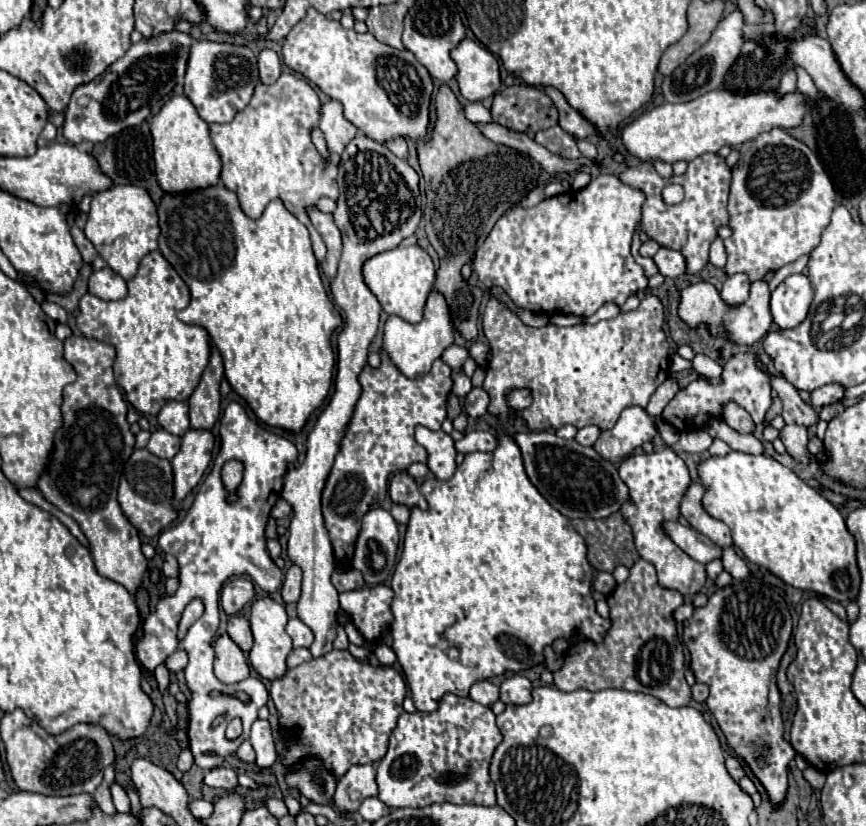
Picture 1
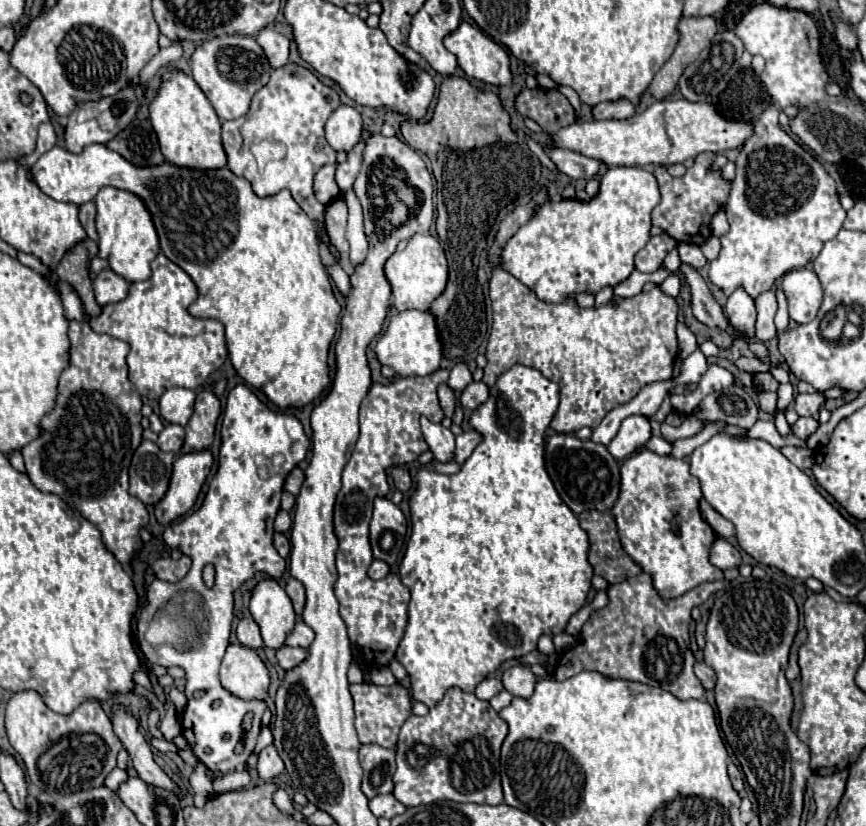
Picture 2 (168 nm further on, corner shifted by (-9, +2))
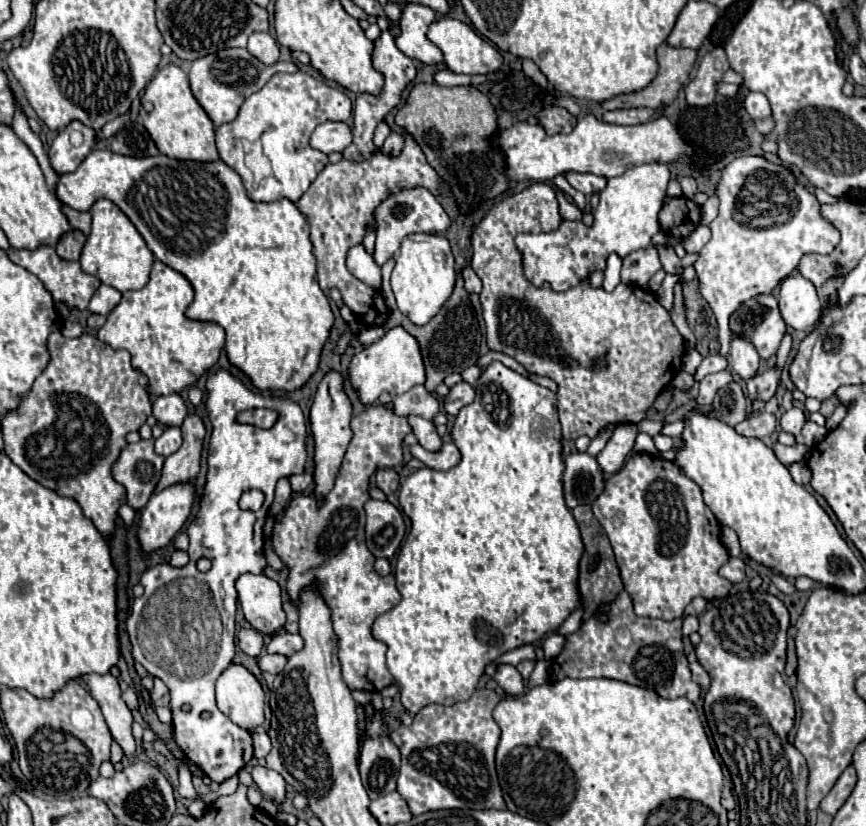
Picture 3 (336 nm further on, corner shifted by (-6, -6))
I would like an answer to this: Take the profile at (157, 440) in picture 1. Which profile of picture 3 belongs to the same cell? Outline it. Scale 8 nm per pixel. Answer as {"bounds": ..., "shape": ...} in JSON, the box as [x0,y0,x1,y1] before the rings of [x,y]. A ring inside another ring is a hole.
{"bounds":[154,428,182,456],"shape":[[[166,428],[164,430],[164,434],[156,440],[156,444],[154,444],[154,448],[156,448],[156,452],[160,454],[160,456],[170,456],[170,454],[174,454],[178,448],[180,448],[180,444],[182,444],[182,436],[180,436],[180,428]]]}

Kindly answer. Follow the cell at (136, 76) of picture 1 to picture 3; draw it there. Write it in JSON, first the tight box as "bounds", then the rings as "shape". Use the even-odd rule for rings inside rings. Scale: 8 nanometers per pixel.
{"bounds":[50,120,100,174],"shape":[[[74,120],[58,132],[50,146],[50,162],[58,174],[74,172],[88,152],[100,142],[100,132]]]}

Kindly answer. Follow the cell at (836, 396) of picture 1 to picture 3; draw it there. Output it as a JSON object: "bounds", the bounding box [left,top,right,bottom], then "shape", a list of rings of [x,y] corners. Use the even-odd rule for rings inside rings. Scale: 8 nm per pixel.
{"bounds":[780,408,806,434],"shape":[[[790,408],[782,418],[780,418],[780,426],[782,426],[782,430],[786,430],[786,432],[790,432],[790,434],[800,434],[800,430],[802,430],[802,426],[806,424],[806,414],[804,414],[804,410],[800,410],[800,408]]]}

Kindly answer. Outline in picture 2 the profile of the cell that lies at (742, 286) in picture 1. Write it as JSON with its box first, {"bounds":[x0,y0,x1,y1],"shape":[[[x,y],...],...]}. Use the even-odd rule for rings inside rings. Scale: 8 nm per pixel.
{"bounds":[727,290,755,340],"shape":[[[735,290],[727,300],[727,314],[735,334],[755,340],[755,302],[745,290]]]}

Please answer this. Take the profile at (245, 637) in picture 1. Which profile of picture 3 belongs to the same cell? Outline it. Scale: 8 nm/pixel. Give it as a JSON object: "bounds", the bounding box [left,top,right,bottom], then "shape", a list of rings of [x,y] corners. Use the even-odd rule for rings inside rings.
{"bounds":[238,628,264,658],"shape":[[[242,628],[238,632],[238,646],[248,656],[254,656],[254,658],[260,656],[262,644],[264,644],[264,638],[262,638],[262,634],[258,630],[254,630],[254,628]]]}

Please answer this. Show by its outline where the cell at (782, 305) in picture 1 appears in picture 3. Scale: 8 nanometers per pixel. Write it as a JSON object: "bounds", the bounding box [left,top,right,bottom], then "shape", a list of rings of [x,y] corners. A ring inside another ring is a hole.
{"bounds":[778,272,822,332],"shape":[[[798,272],[782,280],[778,304],[784,322],[794,330],[810,332],[822,314],[822,304],[814,284]]]}

